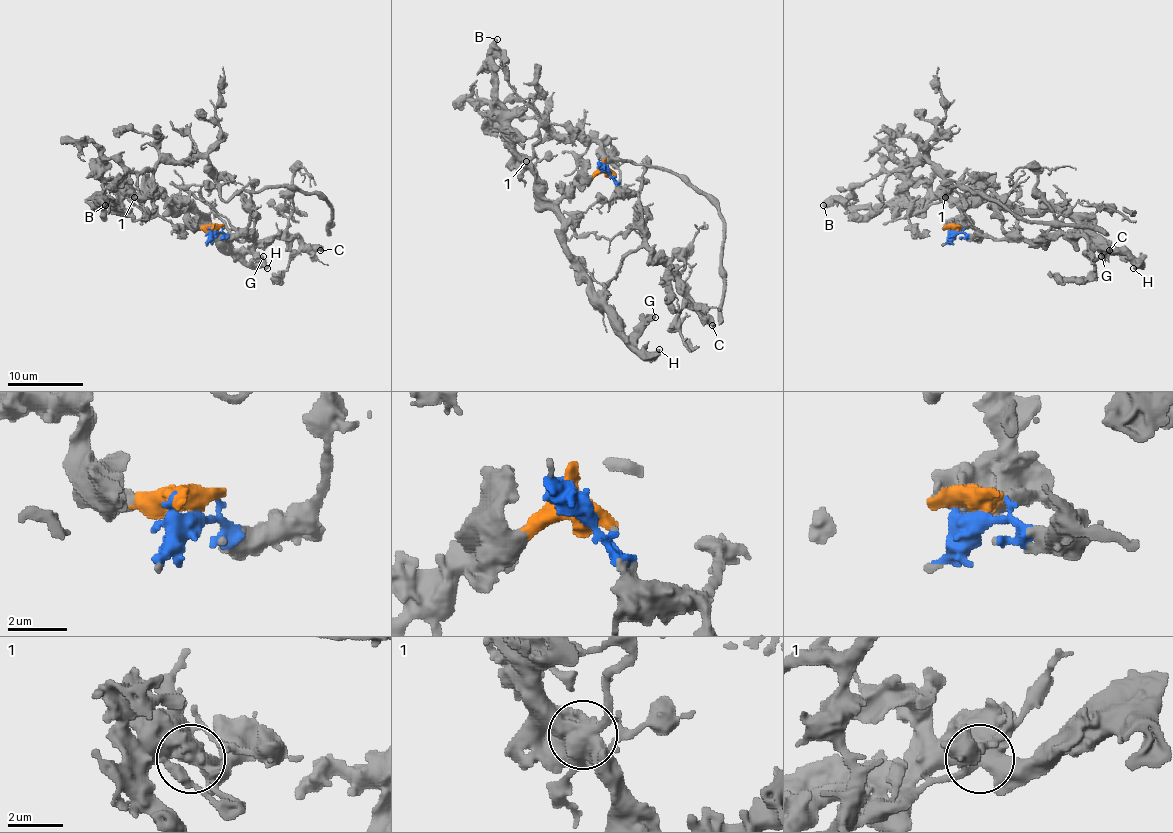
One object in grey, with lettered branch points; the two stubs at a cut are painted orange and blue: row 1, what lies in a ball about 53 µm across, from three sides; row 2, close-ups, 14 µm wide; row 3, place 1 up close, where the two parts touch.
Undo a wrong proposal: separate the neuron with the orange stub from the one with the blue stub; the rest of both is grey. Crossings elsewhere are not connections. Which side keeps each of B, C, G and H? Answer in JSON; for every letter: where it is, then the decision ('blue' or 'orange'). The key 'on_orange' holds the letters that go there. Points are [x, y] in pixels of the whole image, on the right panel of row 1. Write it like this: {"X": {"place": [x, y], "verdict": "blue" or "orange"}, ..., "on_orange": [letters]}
{"B": {"place": [823, 205], "verdict": "orange"}, "C": {"place": [1109, 250], "verdict": "blue"}, "G": {"place": [1101, 256], "verdict": "orange"}, "H": {"place": [1133, 268], "verdict": "orange"}, "on_orange": ["B", "G", "H"]}

